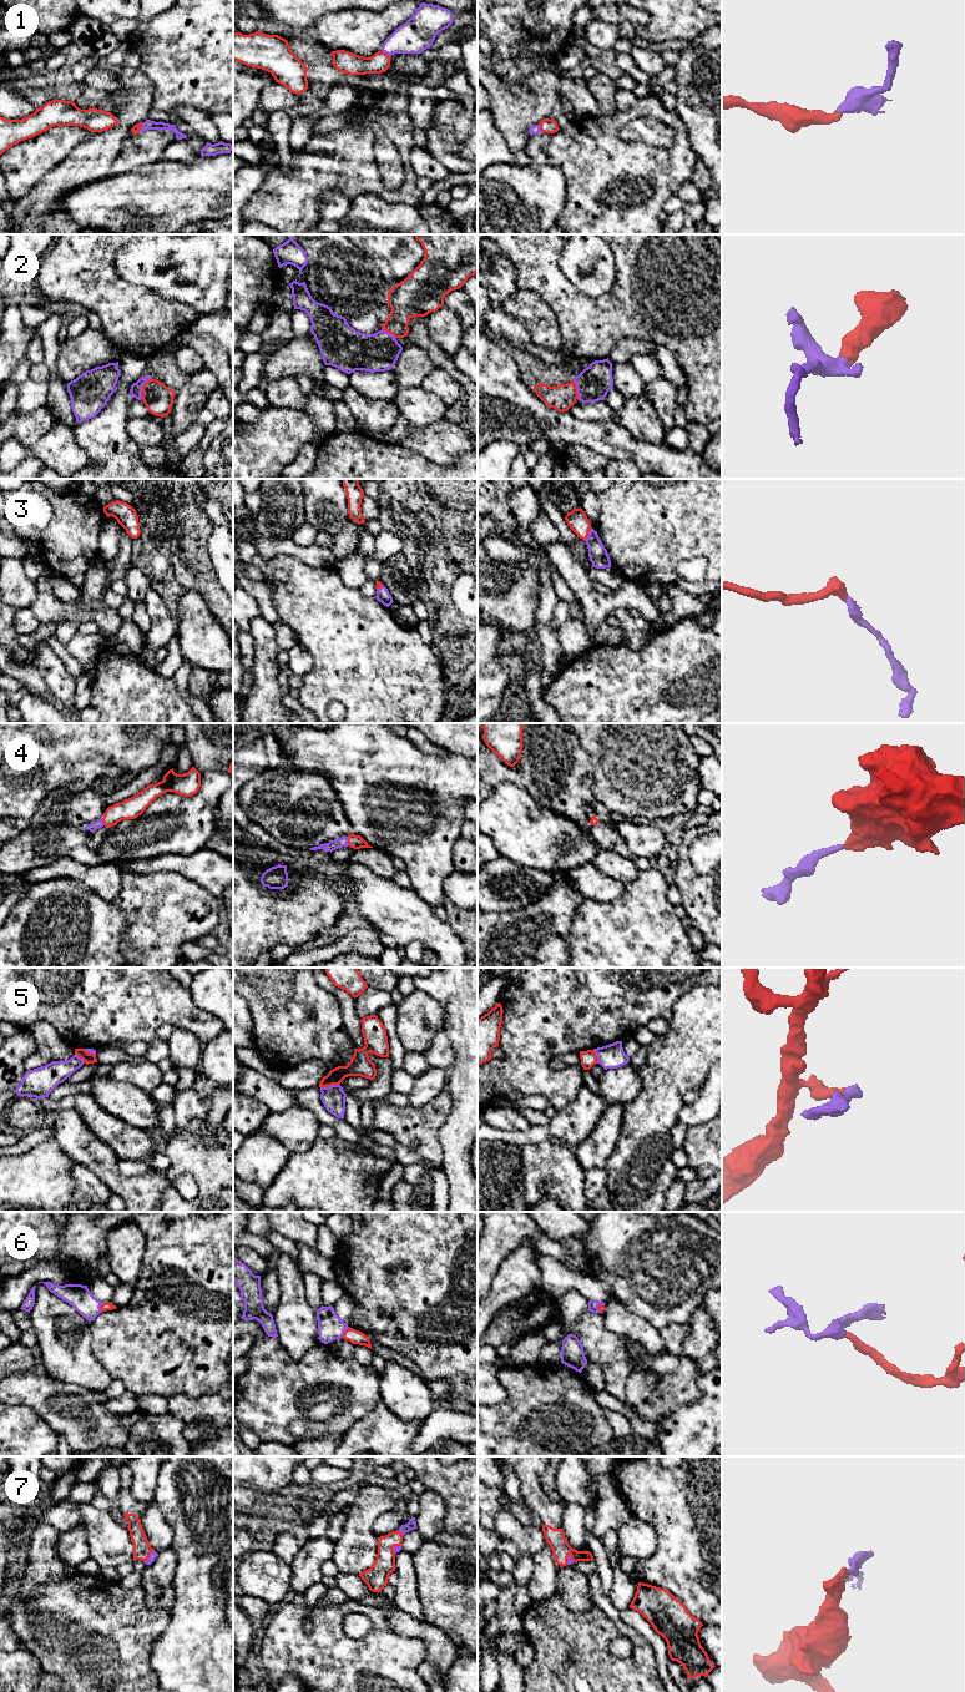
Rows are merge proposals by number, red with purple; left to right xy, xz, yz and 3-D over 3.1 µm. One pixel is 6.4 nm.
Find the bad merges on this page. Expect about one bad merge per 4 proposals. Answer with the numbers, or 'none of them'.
5

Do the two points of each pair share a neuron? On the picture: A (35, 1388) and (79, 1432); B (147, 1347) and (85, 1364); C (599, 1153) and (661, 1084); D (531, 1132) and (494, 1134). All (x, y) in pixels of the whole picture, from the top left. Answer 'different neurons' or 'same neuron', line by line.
A: same neuron
B: different neurons
C: different neurons
D: same neuron

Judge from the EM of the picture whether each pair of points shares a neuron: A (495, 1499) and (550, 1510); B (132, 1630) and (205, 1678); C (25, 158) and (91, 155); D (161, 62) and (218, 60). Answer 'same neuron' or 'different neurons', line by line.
A: different neurons
B: different neurons
C: different neurons
D: same neuron

